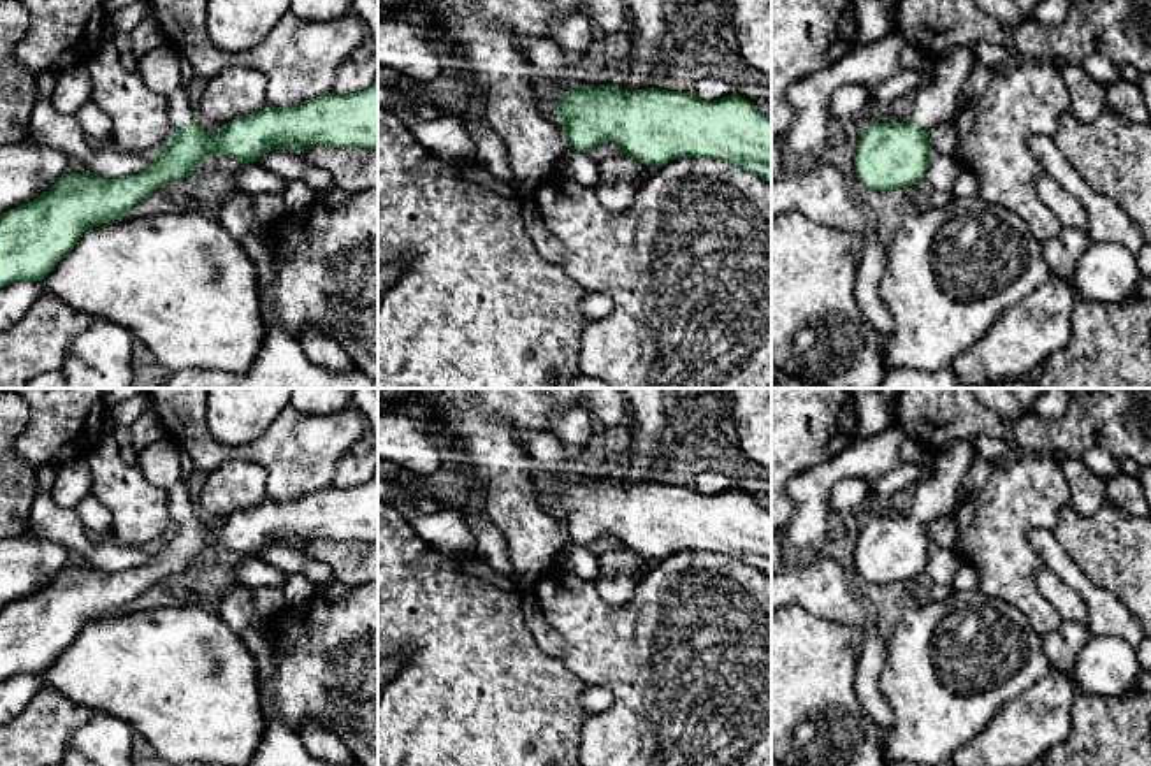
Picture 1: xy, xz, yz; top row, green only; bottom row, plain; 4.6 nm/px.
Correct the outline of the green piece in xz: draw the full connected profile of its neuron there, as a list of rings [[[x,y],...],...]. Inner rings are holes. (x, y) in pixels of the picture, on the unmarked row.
[[[580,478],[559,495],[555,513],[564,524],[566,539],[557,553],[612,536],[624,548],[645,557],[664,559],[670,553],[712,552],[729,555],[771,578],[771,509],[738,487],[720,494],[701,494],[696,488],[645,481],[626,487],[619,478]]]

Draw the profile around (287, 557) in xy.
[[[283,541],[272,543],[265,550],[258,552],[258,557],[285,574],[299,573],[306,576],[313,585],[334,582],[332,569],[327,564],[308,557],[299,545]]]

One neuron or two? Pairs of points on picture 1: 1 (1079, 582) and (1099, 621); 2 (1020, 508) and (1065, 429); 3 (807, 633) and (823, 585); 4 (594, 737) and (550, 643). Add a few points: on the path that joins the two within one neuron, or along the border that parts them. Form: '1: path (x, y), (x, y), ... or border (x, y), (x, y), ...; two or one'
1: path (1088, 591), (1099, 601), (1099, 612); one
2: border (1048, 454), (1020, 454), (1016, 457); two
3: border (789, 603), (819, 617), (853, 624); two
4: border (545, 621), (563, 640), (561, 659); two

